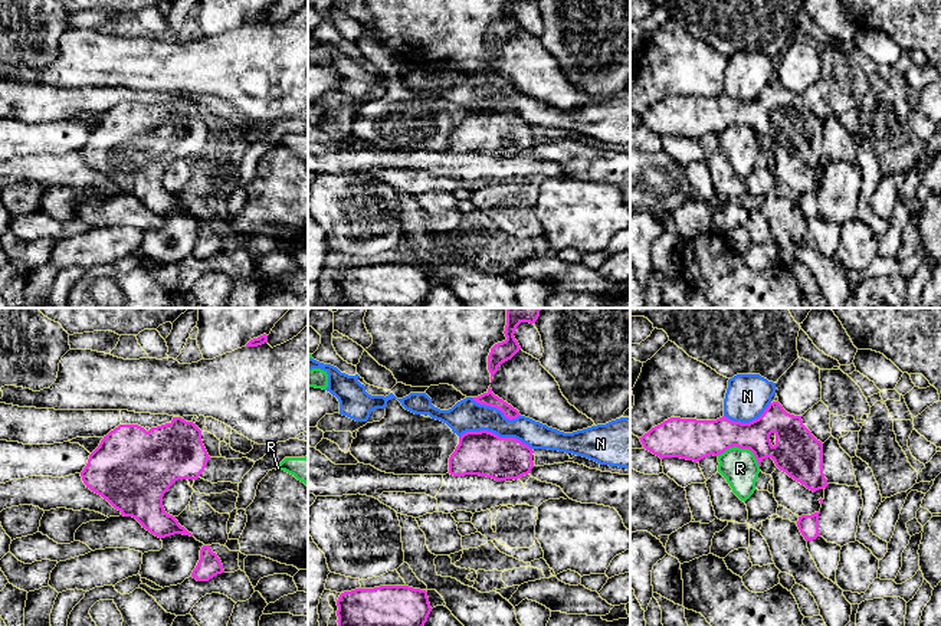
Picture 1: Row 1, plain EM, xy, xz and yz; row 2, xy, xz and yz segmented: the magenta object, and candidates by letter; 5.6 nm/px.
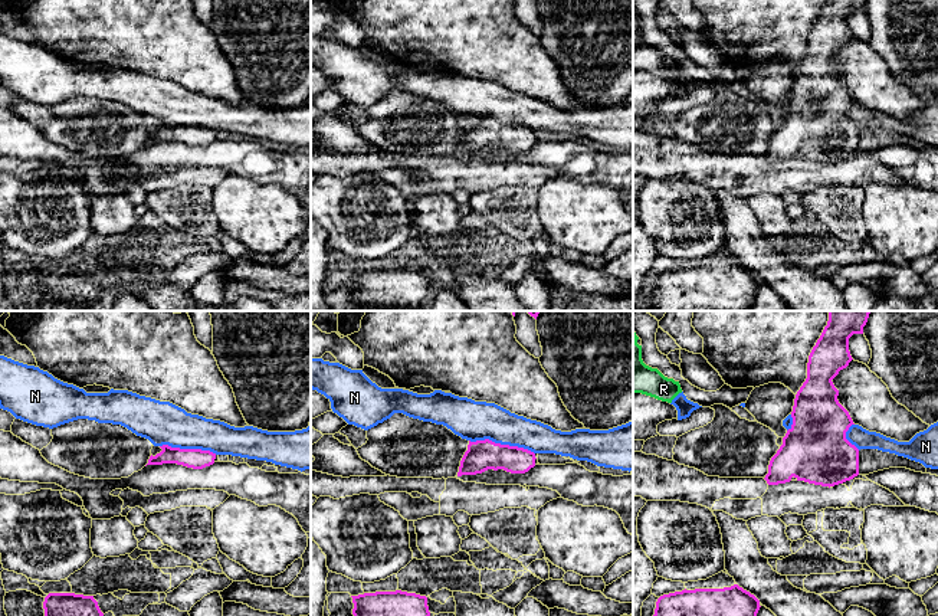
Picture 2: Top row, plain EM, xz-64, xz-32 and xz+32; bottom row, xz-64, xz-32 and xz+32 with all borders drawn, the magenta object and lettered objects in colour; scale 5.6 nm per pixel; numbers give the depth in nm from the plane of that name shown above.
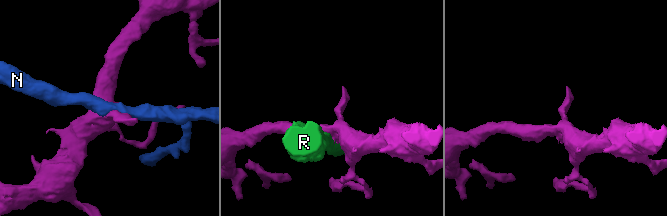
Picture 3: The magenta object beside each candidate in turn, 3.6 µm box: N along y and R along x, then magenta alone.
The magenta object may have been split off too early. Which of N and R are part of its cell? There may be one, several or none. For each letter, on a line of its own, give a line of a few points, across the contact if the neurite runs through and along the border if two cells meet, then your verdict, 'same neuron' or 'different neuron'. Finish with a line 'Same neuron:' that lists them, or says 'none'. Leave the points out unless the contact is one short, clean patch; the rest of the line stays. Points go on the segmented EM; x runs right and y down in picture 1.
N: different neuron
R: different neuron
Same neuron: none

